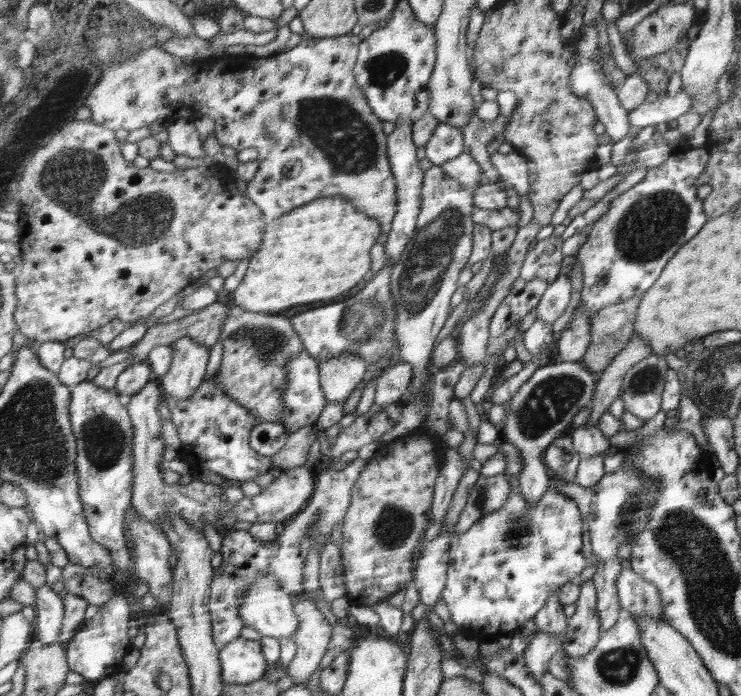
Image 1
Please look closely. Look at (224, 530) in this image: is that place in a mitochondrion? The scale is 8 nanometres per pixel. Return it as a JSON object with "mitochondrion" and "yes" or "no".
{"mitochondrion":"no"}

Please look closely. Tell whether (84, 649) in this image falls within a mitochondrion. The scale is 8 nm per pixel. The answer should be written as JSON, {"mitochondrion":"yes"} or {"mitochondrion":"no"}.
{"mitochondrion":"no"}

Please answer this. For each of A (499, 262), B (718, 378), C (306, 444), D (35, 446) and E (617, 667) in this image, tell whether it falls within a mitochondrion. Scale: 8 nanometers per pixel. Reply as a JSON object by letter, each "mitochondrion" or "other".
{"A":"other","B":"mitochondrion","C":"other","D":"mitochondrion","E":"mitochondrion"}

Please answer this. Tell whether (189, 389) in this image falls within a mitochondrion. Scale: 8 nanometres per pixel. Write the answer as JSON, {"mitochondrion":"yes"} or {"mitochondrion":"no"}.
{"mitochondrion":"no"}

